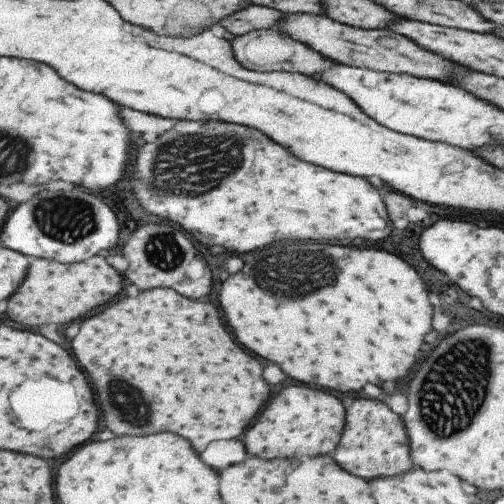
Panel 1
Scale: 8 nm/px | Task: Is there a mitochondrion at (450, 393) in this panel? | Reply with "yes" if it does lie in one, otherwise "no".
yes

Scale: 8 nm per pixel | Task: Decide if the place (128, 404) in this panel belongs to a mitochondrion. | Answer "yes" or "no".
yes

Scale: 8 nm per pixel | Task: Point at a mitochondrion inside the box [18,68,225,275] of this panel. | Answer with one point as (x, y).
(68, 221)

